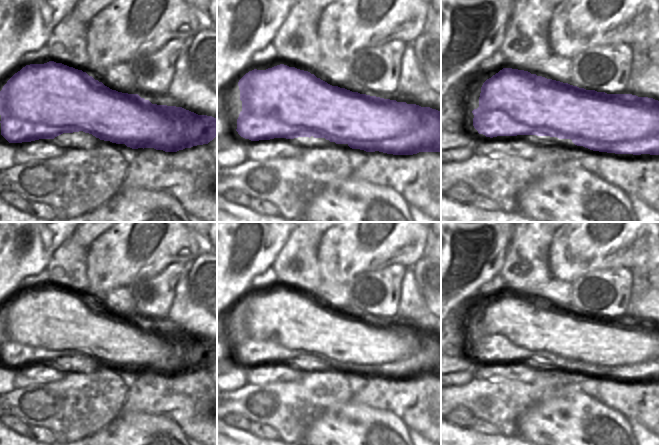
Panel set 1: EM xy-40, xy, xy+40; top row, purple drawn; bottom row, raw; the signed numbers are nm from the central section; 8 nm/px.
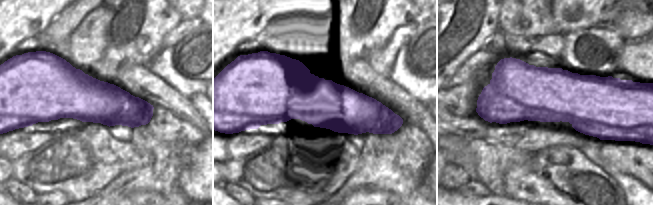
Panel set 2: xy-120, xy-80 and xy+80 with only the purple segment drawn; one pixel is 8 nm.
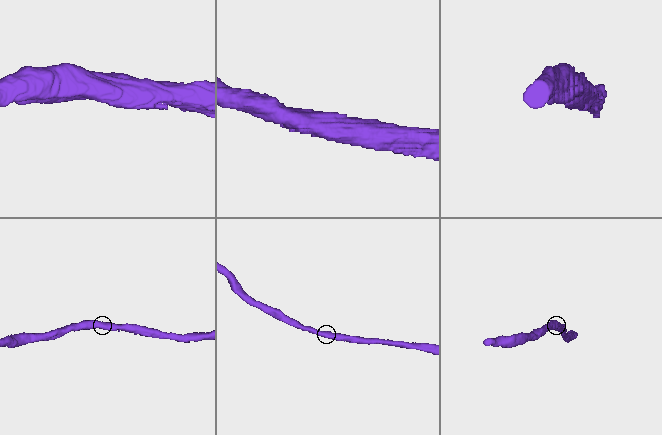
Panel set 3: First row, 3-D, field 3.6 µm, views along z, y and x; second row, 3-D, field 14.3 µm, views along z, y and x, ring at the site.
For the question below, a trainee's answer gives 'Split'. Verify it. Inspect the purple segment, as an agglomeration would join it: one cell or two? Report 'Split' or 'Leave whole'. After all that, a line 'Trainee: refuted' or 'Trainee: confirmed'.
Leave whole.
Trainee: refuted

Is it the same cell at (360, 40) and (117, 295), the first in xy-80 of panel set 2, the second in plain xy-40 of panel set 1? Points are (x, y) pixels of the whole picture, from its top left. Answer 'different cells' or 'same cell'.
different cells

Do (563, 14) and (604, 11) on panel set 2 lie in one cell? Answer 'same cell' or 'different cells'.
same cell

